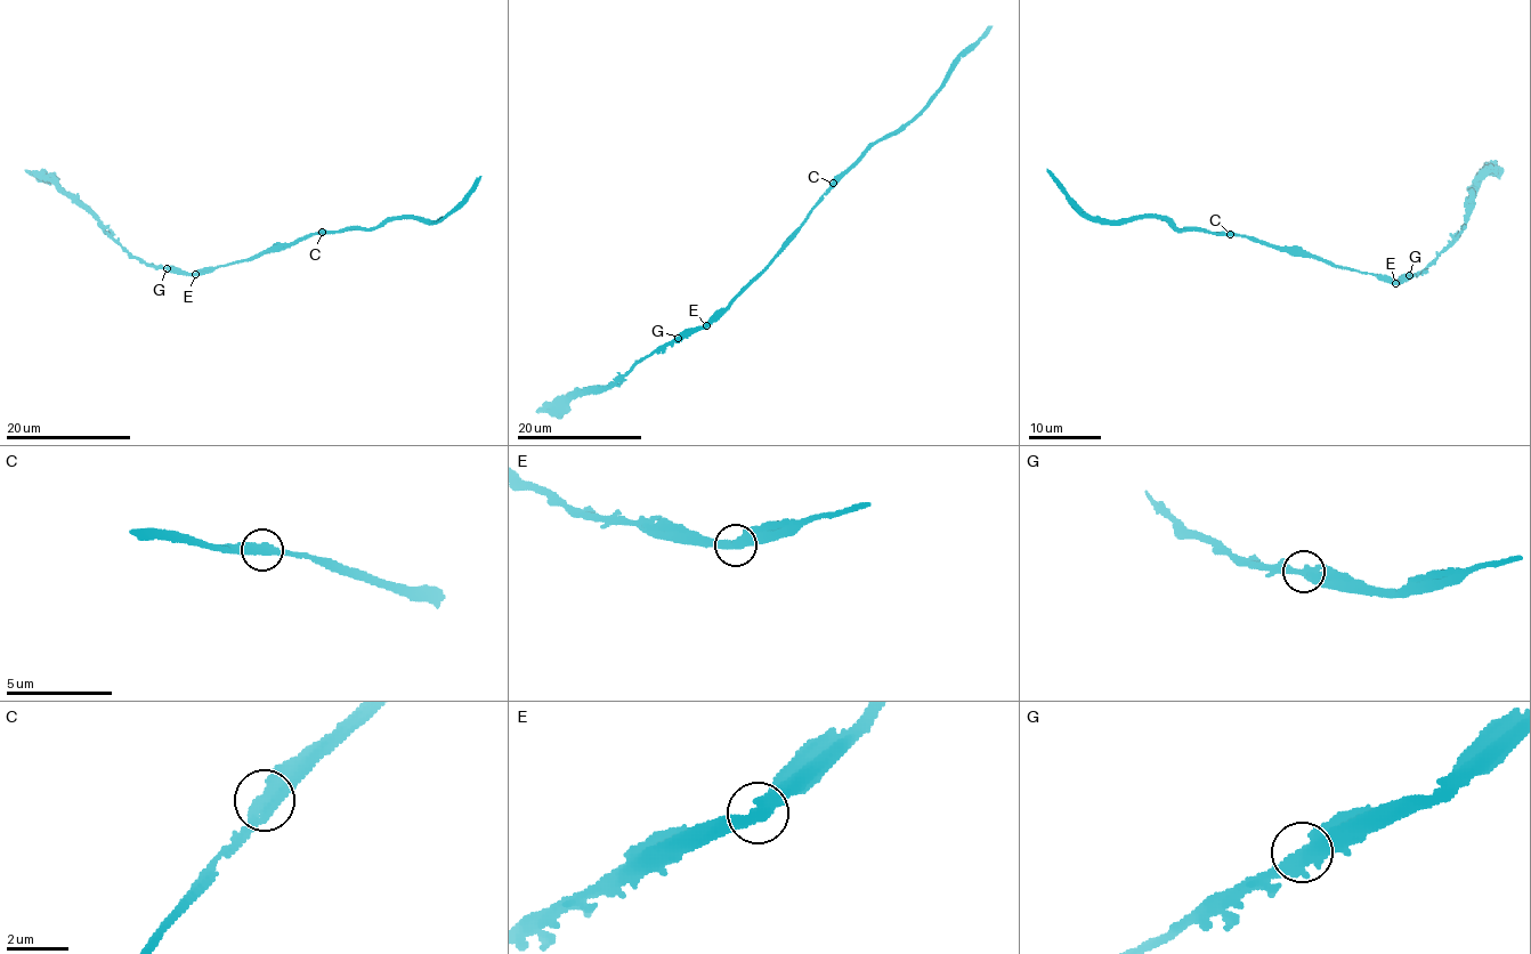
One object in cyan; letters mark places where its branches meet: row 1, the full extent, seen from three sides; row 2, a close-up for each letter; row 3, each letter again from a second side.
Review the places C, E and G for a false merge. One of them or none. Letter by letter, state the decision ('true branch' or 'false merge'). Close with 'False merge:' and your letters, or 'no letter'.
C: true branch
E: true branch
G: true branch
False merge: no letter

